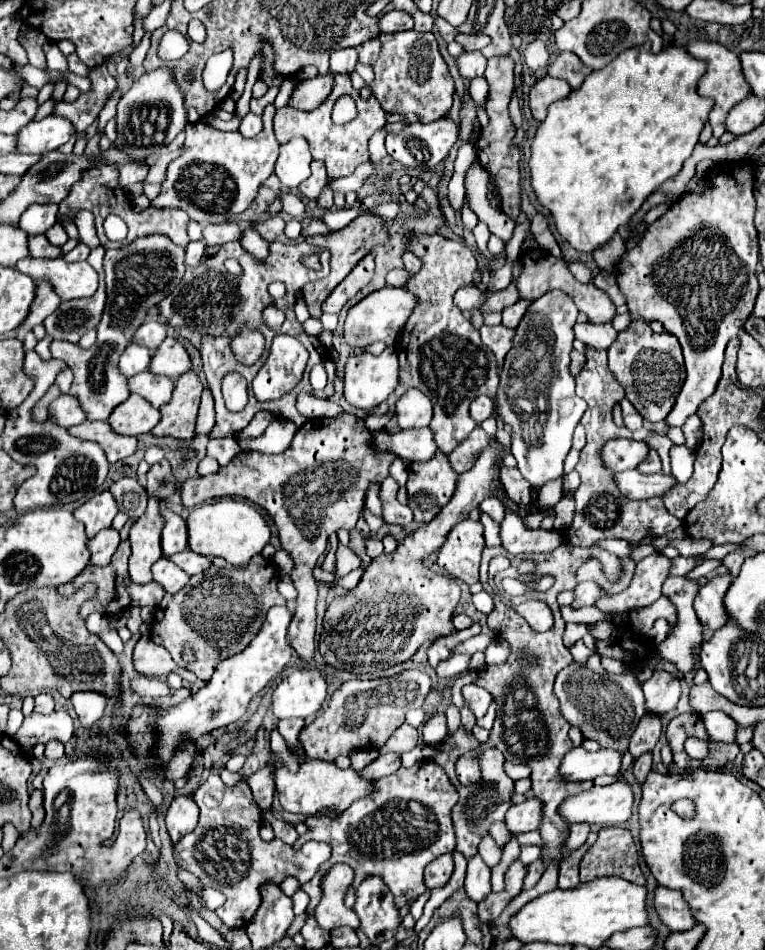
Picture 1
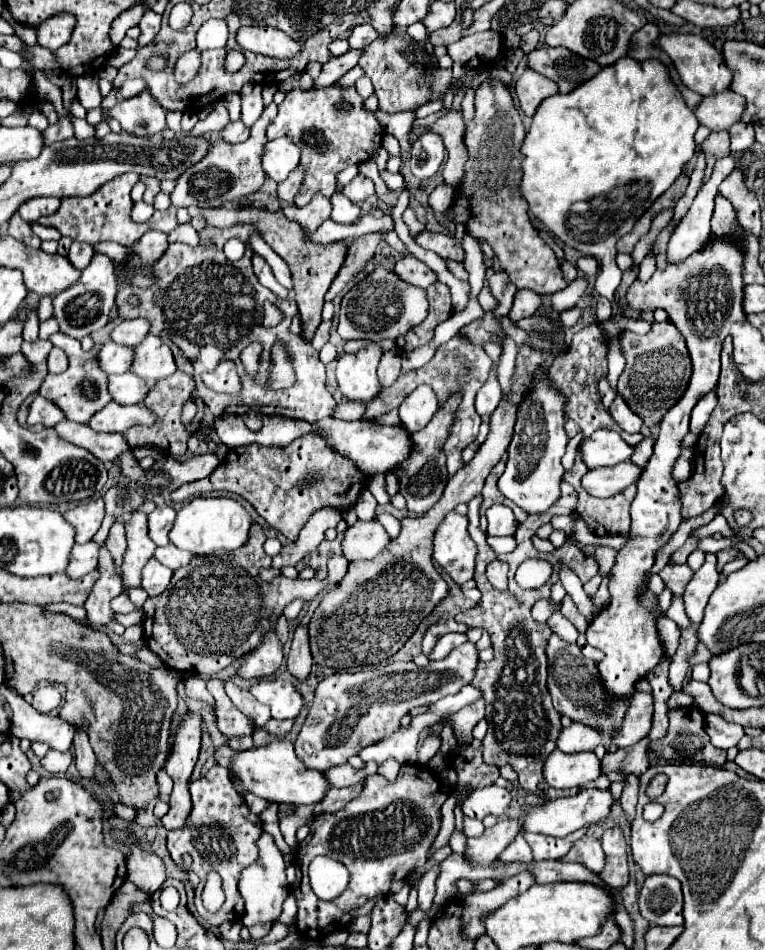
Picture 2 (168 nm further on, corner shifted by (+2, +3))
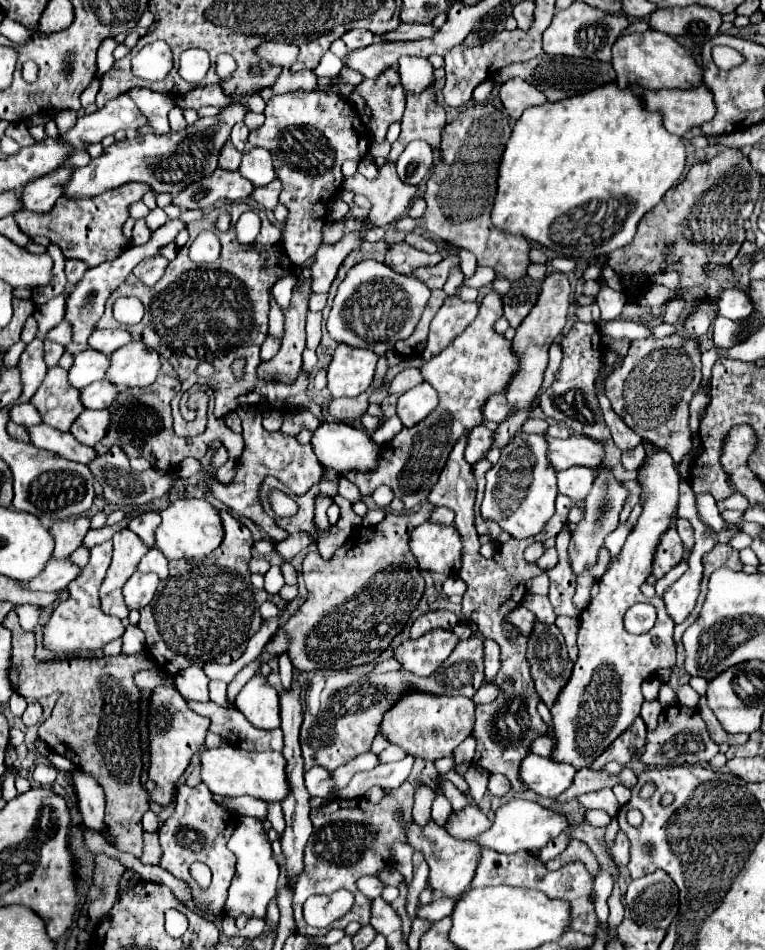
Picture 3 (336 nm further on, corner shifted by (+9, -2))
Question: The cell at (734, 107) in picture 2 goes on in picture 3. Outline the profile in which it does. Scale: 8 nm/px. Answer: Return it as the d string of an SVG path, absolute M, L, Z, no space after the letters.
M692 87L690 91L674 89L646 89L642 95L644 107L648 111L658 111L662 115L668 133L682 137L690 127L710 121L716 113L712 93L706 87Z

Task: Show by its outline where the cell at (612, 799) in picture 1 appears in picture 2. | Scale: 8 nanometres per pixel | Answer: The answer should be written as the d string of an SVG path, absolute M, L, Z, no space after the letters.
M597 788L581 790L575 796L557 798L557 800L549 800L549 802L537 804L537 806L523 808L525 810L523 830L525 832L539 832L539 834L563 838L563 836L567 836L567 834L571 834L571 832L575 832L579 828L587 828L587 826L603 822L611 814L611 806L613 806L611 790L597 790Z

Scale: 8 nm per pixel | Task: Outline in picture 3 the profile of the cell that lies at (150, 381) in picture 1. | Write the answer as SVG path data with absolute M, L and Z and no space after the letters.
M106 379L80 389L80 399L86 409L106 409L116 399L116 395L118 389Z

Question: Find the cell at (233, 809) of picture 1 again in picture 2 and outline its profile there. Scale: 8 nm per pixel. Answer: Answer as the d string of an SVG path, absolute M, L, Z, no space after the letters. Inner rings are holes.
M213 766L205 776L193 780L189 784L189 790L193 798L193 810L183 828L169 832L167 848L173 860L179 860L185 852L193 856L193 872L201 878L201 886L197 886L195 890L195 908L201 914L203 922L211 926L219 926L225 920L237 922L241 920L245 910L241 894L237 890L237 882L241 878L241 870L257 860L257 838L263 832L261 820L255 812L249 810L239 792L233 790L233 784L229 782L229 770L223 766ZM209 872L217 872L223 878L223 890L227 896L225 904L217 914L207 912L205 906L201 904L201 892Z

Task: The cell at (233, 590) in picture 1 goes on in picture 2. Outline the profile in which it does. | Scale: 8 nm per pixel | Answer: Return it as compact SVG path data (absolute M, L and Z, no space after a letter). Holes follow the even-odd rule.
M253 524L245 548L197 556L189 566L175 570L165 594L153 596L145 602L143 640L155 654L161 656L165 666L185 674L203 676L221 672L261 642L269 628L271 612L279 616L295 598L313 600L325 586L338 584L347 573L349 561L342 555L328 560L328 575L324 580L289 580L279 574L271 582L265 582L259 576L259 570L271 566L271 556L265 554L263 542L265 534L261 526ZM197 644L199 666L195 666Z

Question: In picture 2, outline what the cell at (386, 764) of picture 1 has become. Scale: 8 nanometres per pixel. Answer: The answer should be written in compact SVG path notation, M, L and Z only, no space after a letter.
M367 762L365 768L361 768L361 770L355 770L353 766L343 764L343 766L335 766L335 768L327 770L325 776L327 776L327 780L329 780L331 786L343 788L343 786L353 786L357 782L363 782L367 776L375 774L377 768L379 768L377 762Z

